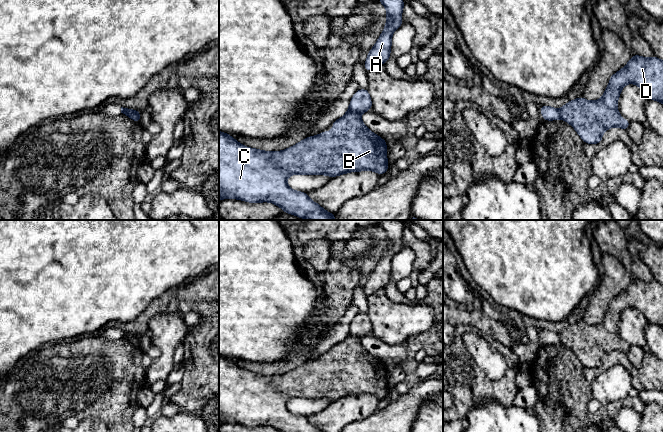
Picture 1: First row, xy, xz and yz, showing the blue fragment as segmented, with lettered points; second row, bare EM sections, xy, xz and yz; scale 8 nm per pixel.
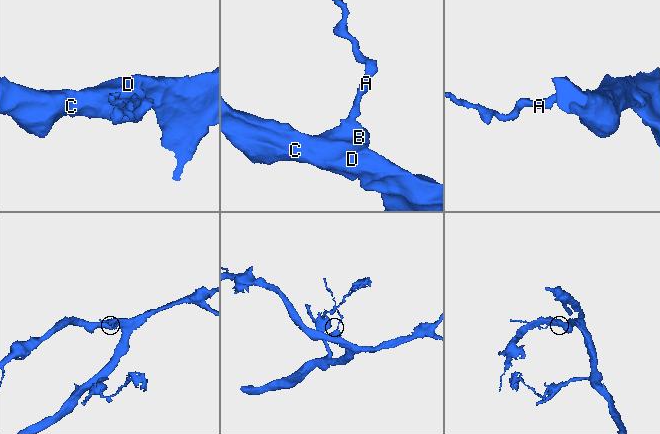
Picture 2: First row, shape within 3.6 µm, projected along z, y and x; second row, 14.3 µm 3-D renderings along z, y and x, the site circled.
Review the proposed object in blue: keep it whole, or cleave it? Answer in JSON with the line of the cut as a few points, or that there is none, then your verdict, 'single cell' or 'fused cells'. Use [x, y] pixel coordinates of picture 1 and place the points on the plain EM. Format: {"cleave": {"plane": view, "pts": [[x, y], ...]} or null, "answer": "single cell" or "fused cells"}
{"cleave": {"plane": "xz", "pts": [[348, 333], [360, 338]]}, "answer": "fused cells"}

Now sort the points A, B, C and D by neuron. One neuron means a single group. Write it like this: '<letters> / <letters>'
A / B C D

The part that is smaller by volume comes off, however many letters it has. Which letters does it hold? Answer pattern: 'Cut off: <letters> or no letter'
Cut off: A

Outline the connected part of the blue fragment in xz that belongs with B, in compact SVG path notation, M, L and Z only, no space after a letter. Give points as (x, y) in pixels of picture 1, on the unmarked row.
M347 334L345 339L333 347L330 356L324 355L316 360L304 362L299 367L281 375L263 375L246 371L228 357L219 355L219 424L238 423L249 427L270 426L280 432L322 432L313 426L308 417L295 415L287 409L290 399L327 399L331 402L349 396L370 394L386 398L389 386L386 379L387 366L369 354L361 344L361 338Z

